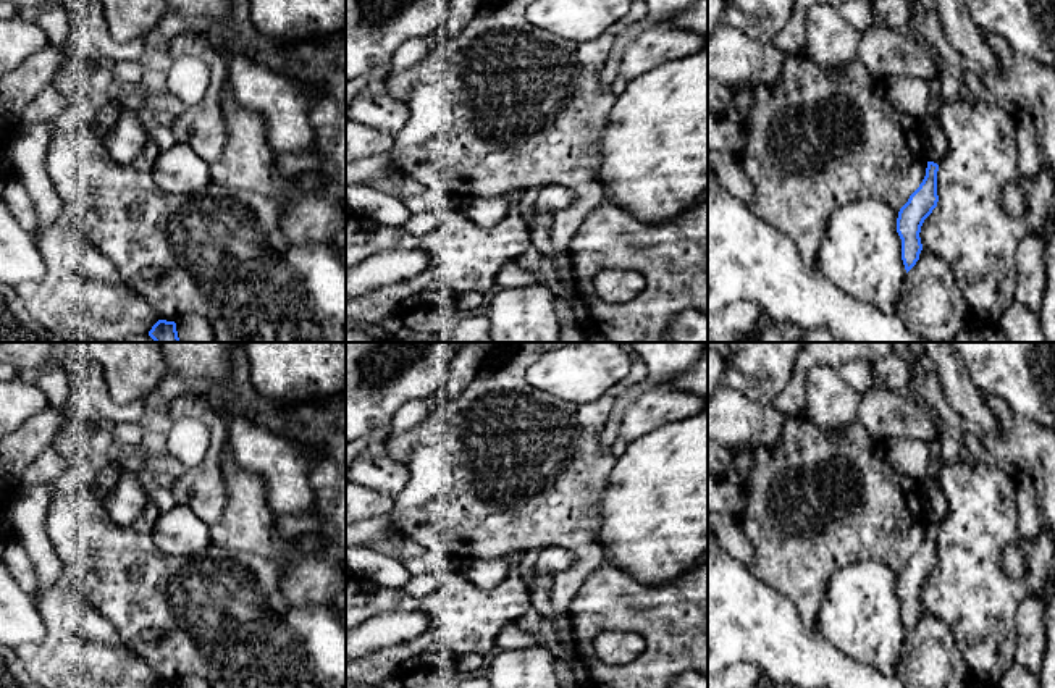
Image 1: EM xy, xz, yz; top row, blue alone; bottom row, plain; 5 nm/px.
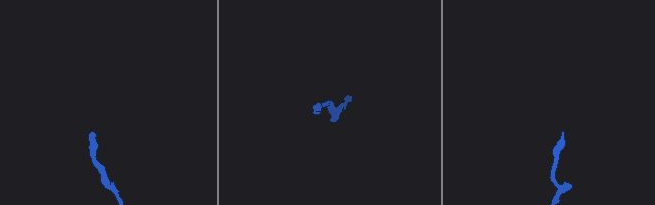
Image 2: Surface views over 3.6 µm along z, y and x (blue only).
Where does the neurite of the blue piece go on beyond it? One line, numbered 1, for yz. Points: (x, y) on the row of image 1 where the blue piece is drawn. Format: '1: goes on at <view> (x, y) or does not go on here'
1: does not go on here

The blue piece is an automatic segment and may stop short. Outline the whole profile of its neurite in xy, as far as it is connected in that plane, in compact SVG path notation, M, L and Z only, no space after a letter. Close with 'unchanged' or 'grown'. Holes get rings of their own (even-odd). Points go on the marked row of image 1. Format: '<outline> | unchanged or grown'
M158 320L152 326L152 329L149 331L149 336L155 342L179 342L178 331L176 331L176 323L174 321Z | unchanged

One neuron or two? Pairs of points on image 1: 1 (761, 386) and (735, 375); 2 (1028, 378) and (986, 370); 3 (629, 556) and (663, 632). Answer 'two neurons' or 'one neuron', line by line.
1: one neuron
2: one neuron
3: two neurons

